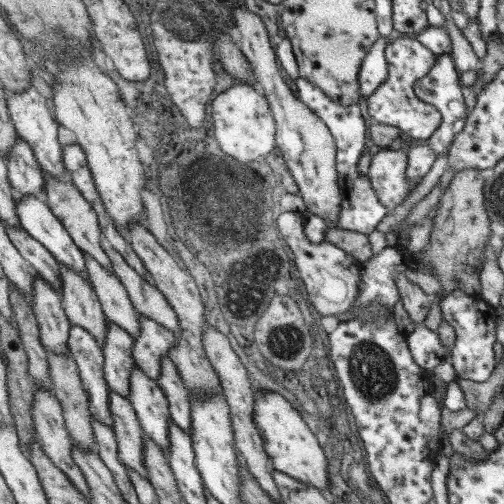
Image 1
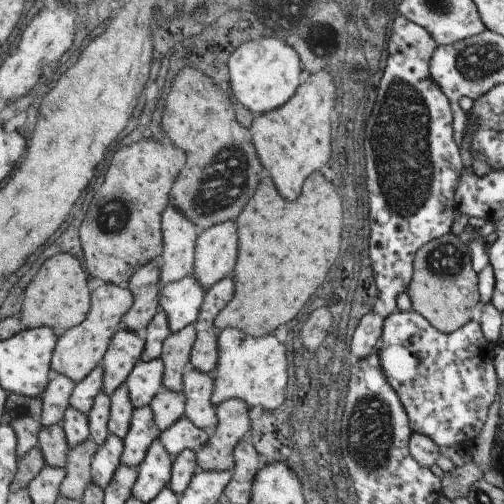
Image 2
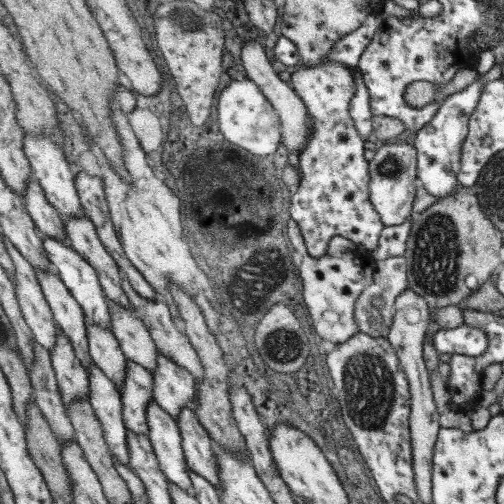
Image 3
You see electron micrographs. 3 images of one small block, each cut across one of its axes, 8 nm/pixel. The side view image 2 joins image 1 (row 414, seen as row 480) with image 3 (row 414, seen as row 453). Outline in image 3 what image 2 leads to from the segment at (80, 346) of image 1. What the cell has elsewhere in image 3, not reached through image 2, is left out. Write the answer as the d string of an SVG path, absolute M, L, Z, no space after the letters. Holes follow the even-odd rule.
M93 364L89 370L91 376L91 404L105 426L107 442L113 450L113 456L123 466L131 468L131 452L129 452L129 428L123 418L123 396L113 380L105 376L105 372Z

